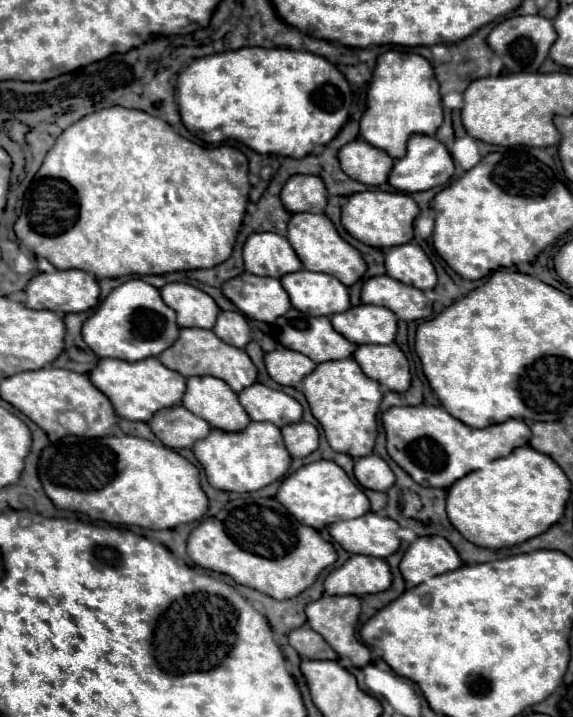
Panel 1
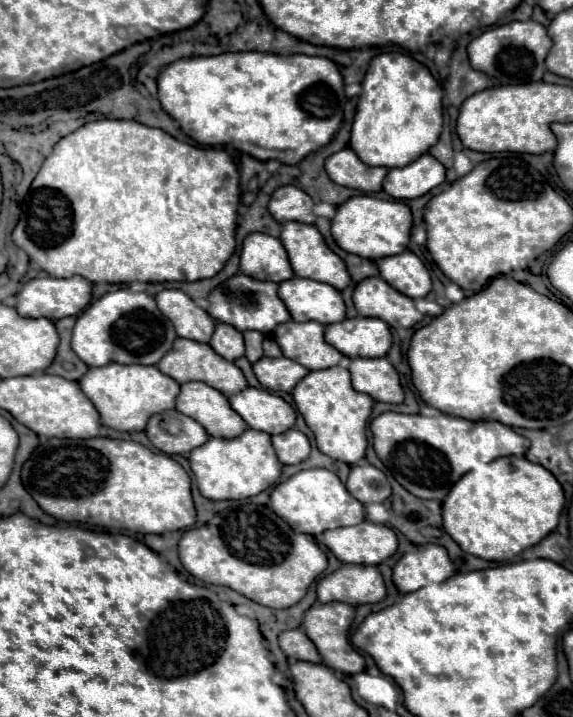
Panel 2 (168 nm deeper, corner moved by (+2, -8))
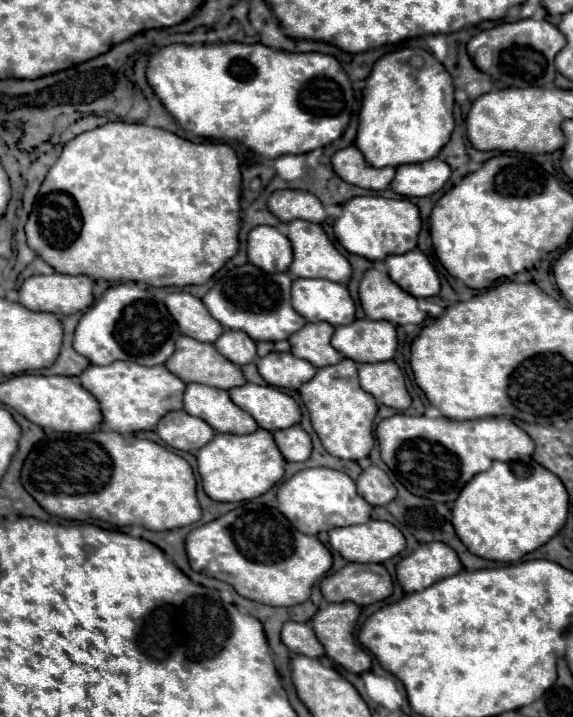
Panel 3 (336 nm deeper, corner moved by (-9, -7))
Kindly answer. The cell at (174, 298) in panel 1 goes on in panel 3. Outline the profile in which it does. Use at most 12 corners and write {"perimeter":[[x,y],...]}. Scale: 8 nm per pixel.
{"perimeter":[[188,292],[166,296],[180,332],[216,342],[222,324]]}

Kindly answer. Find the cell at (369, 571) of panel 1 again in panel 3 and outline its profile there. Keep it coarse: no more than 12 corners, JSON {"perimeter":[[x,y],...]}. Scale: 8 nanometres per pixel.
{"perimeter":[[346,564],[320,584],[328,602],[392,594],[382,564]]}

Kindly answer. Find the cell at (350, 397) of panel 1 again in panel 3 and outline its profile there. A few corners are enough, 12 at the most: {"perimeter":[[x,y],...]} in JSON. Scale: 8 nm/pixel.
{"perimeter":[[344,358],[300,386],[322,446],[360,460],[378,404]]}

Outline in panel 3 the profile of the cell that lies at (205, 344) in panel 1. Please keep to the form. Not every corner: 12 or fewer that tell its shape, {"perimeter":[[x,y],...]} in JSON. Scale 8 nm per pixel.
{"perimeter":[[176,340],[166,368],[186,384],[222,390],[246,384],[214,344]]}

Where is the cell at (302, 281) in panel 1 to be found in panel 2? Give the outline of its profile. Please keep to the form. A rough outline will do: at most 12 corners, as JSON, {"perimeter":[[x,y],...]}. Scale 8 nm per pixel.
{"perimeter":[[293,277],[279,297],[293,321],[331,325],[345,319],[341,293]]}

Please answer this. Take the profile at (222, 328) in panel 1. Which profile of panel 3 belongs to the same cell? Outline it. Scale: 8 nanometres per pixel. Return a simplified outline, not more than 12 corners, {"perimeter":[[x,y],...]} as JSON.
{"perimeter":[[226,330],[214,346],[230,362],[254,362],[256,344],[240,330]]}

